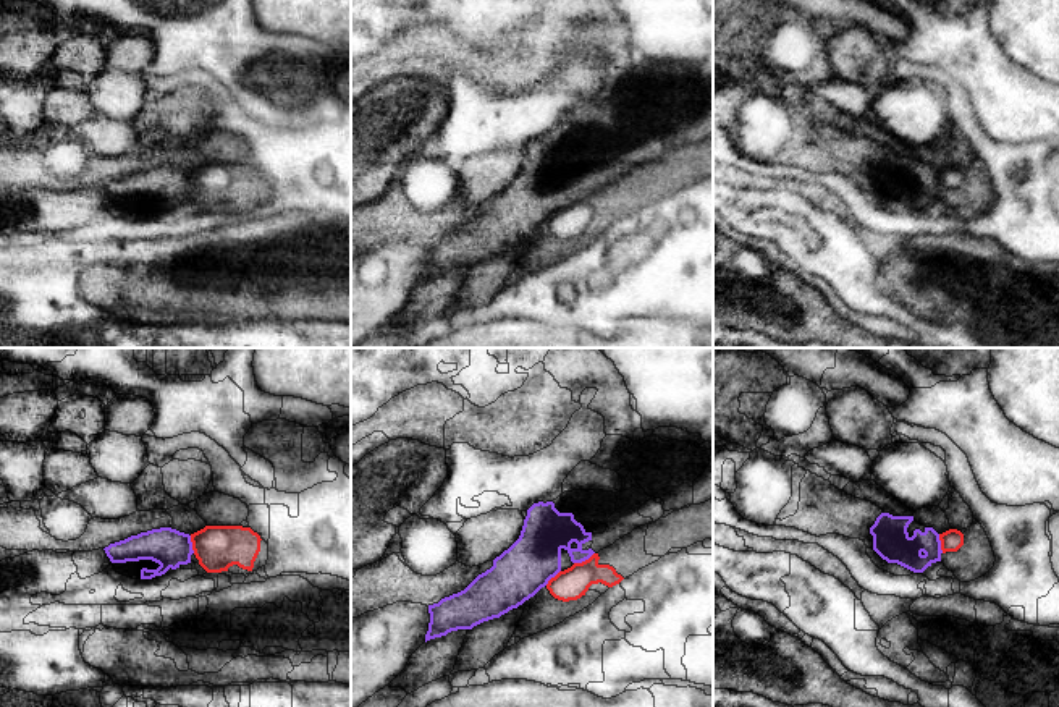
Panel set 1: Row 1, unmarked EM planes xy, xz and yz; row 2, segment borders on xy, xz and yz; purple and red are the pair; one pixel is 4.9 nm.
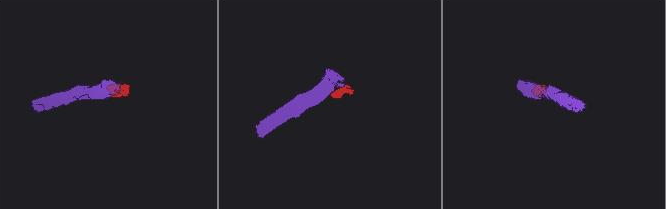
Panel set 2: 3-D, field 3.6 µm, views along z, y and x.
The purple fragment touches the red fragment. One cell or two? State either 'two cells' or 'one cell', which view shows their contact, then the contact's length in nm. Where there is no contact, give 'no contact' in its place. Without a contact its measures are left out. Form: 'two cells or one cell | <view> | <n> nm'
two cells | xz | 120 nm

